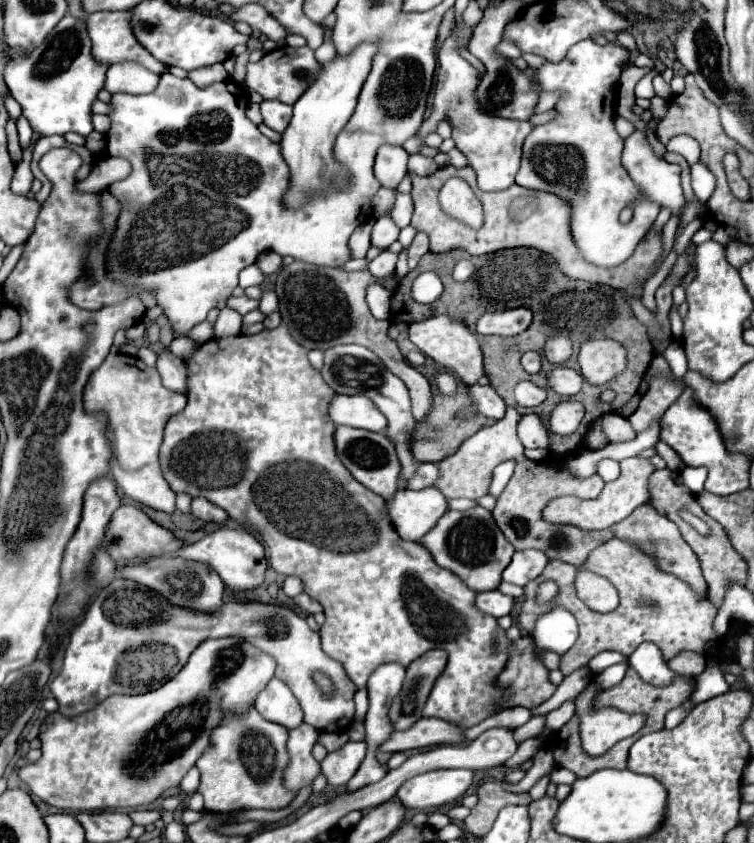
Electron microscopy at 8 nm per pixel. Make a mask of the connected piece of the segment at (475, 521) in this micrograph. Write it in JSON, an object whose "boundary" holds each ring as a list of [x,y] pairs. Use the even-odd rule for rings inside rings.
{"boundary":[[[481,506],[467,512],[449,510],[437,522],[437,528],[421,538],[421,544],[431,552],[441,568],[455,572],[475,592],[495,590],[501,584],[503,568],[509,564],[515,552],[515,548],[505,540],[503,532],[497,528],[491,512]]]}

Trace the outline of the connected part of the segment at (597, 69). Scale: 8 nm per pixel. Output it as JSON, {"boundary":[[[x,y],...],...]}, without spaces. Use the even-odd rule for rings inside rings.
{"boundary":[[[593,40],[575,44],[563,62],[543,64],[535,72],[535,80],[543,90],[563,90],[563,98],[557,104],[559,114],[541,126],[535,126],[523,144],[521,168],[515,184],[553,192],[573,204],[573,238],[581,248],[585,260],[601,268],[611,268],[625,262],[639,240],[659,214],[659,206],[651,202],[621,166],[623,138],[615,132],[615,84],[623,66],[629,60],[629,52],[619,44],[599,46]],[[633,206],[633,220],[629,224],[619,222],[619,212]]]}

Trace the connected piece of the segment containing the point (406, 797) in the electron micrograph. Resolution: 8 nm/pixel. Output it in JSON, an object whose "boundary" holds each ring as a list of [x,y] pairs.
{"boundary":[[[431,770],[405,780],[399,800],[407,808],[435,808],[459,800],[473,782],[473,770]]]}

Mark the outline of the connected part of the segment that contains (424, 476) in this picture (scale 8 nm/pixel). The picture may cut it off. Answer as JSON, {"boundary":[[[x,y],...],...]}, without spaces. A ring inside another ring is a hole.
{"boundary":[[[419,464],[417,476],[413,476],[413,480],[409,480],[407,488],[411,488],[411,490],[423,490],[427,486],[435,486],[439,474],[441,472],[439,472],[437,464]]]}

